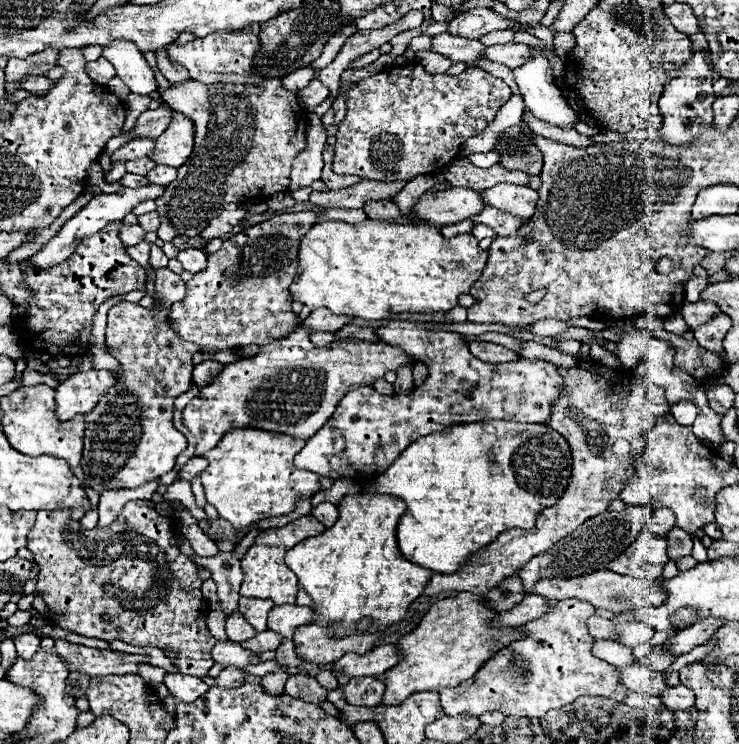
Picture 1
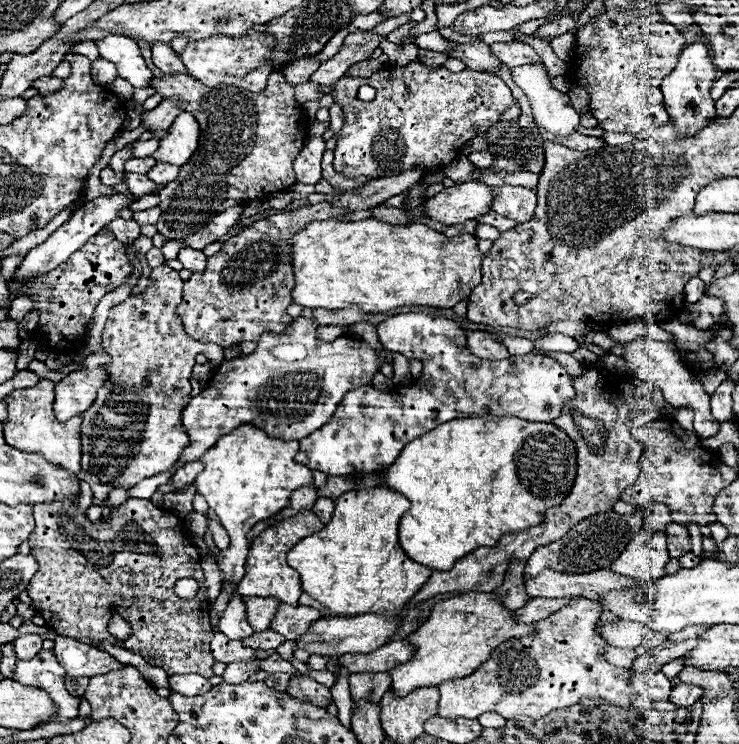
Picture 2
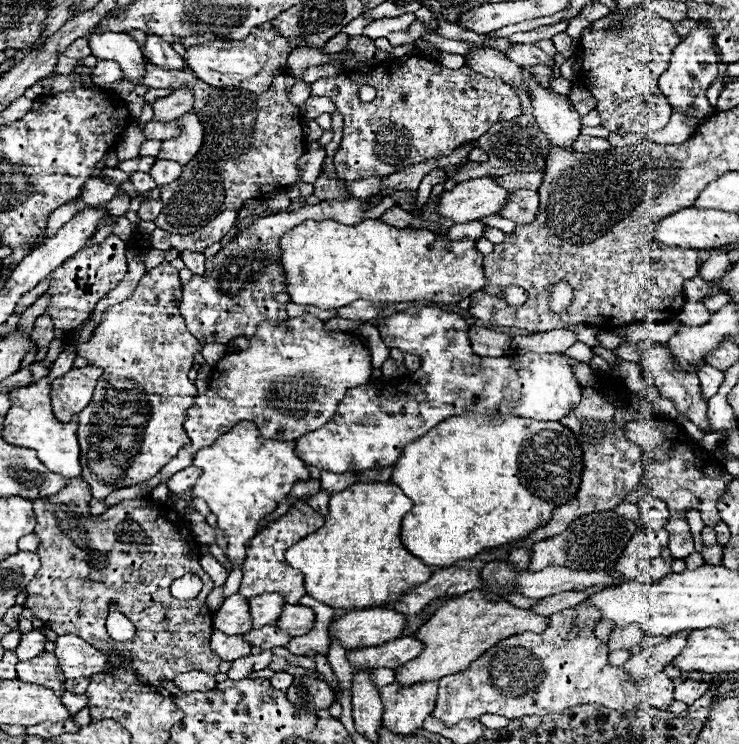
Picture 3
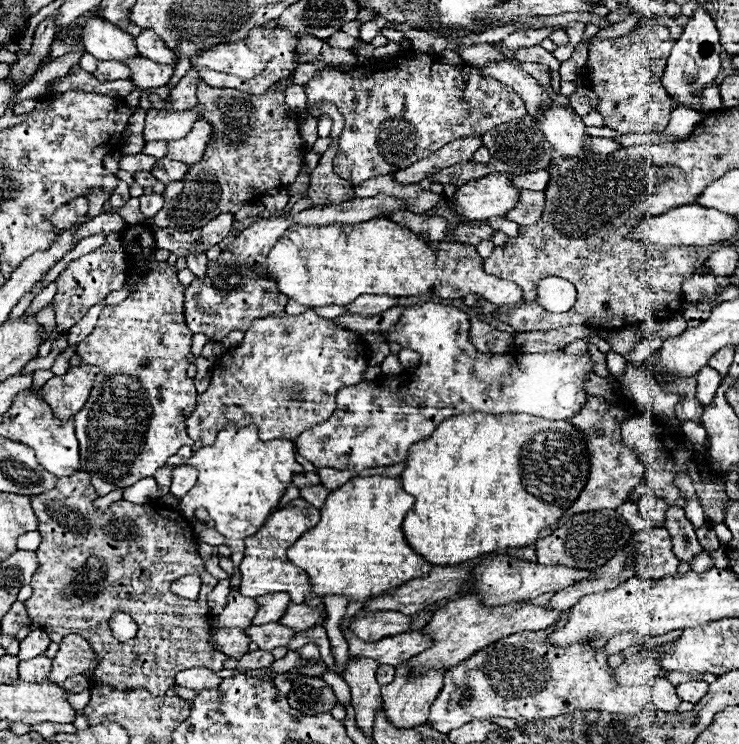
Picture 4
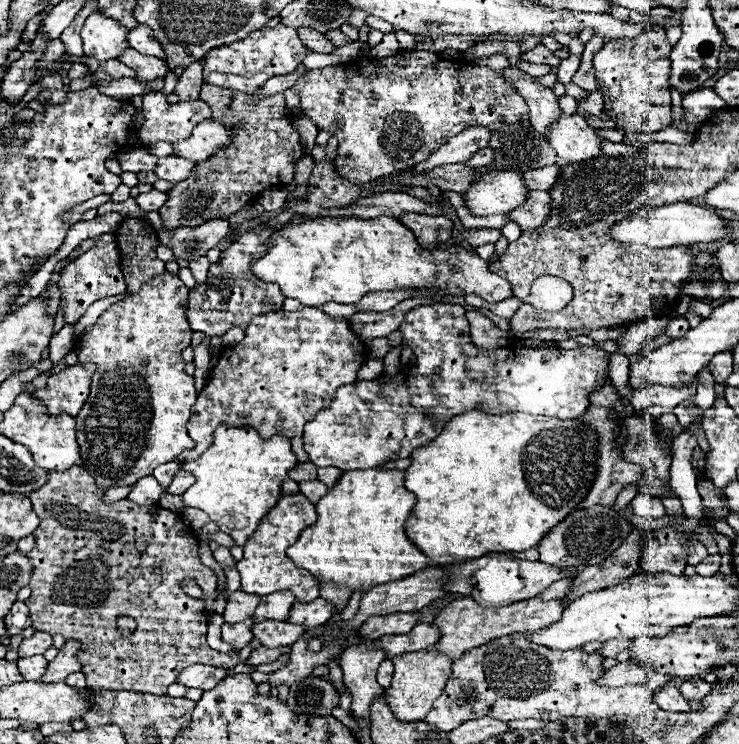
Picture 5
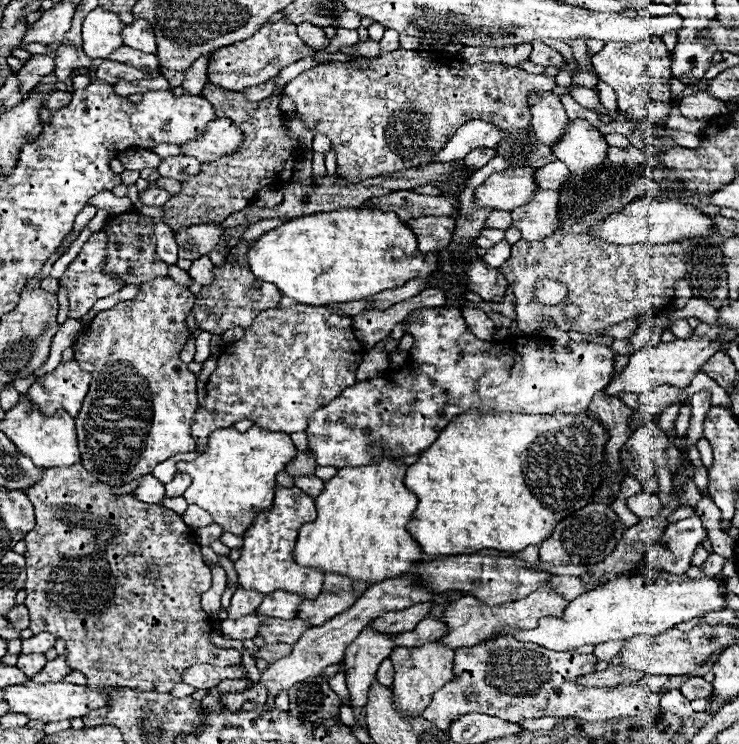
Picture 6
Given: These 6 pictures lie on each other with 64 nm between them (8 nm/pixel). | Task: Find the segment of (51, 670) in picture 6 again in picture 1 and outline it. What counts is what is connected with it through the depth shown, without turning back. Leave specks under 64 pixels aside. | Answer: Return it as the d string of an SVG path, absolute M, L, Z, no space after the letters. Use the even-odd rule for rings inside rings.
M58 638L54 642L56 654L66 662L70 672L82 672L86 676L108 676L108 674L130 674L138 672L138 662L148 662L144 656L106 652L98 648L88 648Z

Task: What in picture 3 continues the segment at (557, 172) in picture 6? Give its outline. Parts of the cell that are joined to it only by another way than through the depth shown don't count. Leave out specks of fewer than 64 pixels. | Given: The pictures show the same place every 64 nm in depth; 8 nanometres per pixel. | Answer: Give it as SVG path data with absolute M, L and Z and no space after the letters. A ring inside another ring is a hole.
M516 172L508 176L498 176L498 184L508 190L538 190L542 184L544 172Z

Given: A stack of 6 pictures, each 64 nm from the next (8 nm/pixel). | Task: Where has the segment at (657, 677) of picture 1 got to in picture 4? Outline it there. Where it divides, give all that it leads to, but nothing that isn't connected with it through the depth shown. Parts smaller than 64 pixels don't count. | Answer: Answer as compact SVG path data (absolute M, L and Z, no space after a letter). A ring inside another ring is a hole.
M666 678L652 680L650 690L652 690L652 700L654 700L656 708L662 712L676 712L678 706L682 704L682 700L676 694L676 688Z

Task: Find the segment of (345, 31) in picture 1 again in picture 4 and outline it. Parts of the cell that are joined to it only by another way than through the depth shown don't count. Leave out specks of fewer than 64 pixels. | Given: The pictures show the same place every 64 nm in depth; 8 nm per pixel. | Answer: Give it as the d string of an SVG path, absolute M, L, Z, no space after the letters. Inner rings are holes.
M336 32L336 34L332 34L328 40L326 40L330 46L336 46L336 48L342 48L342 46L350 46L350 48L354 48L354 44L358 42L358 38L350 38L350 36L346 36L344 32Z

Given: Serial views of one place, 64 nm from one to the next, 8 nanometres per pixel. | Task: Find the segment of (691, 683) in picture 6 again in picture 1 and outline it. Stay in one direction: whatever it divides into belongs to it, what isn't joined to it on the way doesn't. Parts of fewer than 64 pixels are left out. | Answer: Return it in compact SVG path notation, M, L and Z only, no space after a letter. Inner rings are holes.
M684 684L666 688L666 692L662 692L660 698L670 710L688 710L694 706L694 690L686 688Z

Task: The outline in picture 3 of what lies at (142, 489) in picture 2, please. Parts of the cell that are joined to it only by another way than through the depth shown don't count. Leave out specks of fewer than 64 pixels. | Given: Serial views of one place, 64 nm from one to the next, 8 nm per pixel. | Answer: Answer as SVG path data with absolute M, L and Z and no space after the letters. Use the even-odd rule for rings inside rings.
M312 314L290 318L290 320L284 320L278 324L274 324L270 320L260 322L254 336L250 336L248 340L250 340L248 350L228 354L214 366L208 392L196 396L196 404L188 410L188 418L184 422L184 428L192 440L192 446L182 448L174 456L174 460L170 460L170 464L166 464L166 468L162 468L154 478L146 480L148 490L152 490L162 480L168 480L172 476L172 472L178 472L178 470L190 466L192 456L200 448L214 444L214 440L220 434L228 432L234 424L238 424L242 420L254 422L266 440L296 440L302 434L312 432L312 430L320 428L322 424L326 424L334 416L336 406L348 388L362 386L370 380L370 372L372 372L370 352L366 346L362 346L362 340L350 332L326 332L324 320L320 320Z

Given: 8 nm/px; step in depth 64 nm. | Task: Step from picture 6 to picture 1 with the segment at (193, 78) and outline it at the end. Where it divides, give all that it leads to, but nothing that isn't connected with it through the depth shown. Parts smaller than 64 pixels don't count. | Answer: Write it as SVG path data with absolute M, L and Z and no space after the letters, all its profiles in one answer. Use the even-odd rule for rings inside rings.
M162 102L156 110L142 112L130 134L134 134L136 138L152 138L154 140L168 128L170 122L172 122L172 108Z

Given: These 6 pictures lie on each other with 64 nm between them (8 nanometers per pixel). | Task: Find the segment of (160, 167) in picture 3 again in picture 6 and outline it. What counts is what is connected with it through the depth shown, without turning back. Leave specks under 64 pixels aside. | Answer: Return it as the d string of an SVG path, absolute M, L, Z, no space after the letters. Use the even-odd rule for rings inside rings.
M174 156L174 158L164 158L162 164L158 166L158 172L162 178L174 178L174 180L188 180L196 176L202 168L202 162L190 156Z

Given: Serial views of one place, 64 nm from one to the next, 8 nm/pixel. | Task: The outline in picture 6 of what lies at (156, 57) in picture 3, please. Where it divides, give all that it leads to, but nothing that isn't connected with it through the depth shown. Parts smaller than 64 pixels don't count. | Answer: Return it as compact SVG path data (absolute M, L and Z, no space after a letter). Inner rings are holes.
M134 20L132 24L126 24L122 30L122 40L126 46L154 54L156 52L156 42L154 42L154 32L146 20Z

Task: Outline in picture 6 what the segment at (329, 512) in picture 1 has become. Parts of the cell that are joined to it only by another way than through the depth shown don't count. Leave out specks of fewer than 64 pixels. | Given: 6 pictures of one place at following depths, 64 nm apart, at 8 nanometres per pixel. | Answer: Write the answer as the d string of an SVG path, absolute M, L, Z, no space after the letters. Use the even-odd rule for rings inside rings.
M296 476L294 484L300 486L312 498L316 498L322 492L322 488L324 488L324 482L320 478L316 478L316 476Z

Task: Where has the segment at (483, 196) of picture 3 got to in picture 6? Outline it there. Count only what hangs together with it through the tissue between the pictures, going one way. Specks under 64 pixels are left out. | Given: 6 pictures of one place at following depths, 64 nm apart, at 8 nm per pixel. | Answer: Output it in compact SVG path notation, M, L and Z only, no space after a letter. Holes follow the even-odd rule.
M510 168L492 174L482 186L476 188L478 206L488 206L490 210L512 210L528 204L538 192L534 180L536 168Z

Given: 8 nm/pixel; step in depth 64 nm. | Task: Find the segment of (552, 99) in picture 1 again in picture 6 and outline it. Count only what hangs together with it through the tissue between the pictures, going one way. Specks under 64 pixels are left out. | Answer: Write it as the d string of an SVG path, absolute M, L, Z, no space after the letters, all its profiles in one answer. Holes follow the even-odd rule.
M570 120L566 136L558 142L554 154L574 174L596 170L606 164L608 142L604 140L604 134L586 120Z

